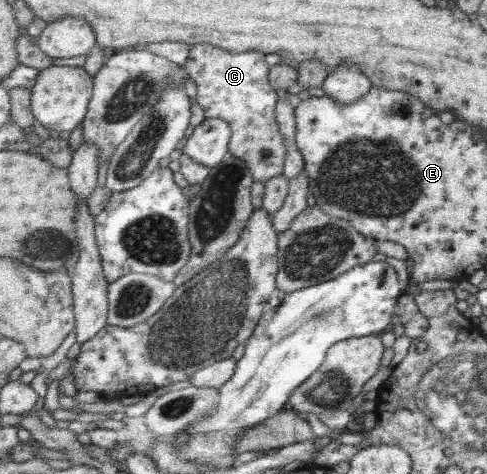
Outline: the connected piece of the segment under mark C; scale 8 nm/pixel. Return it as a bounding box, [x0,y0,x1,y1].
[185,43,290,183]

